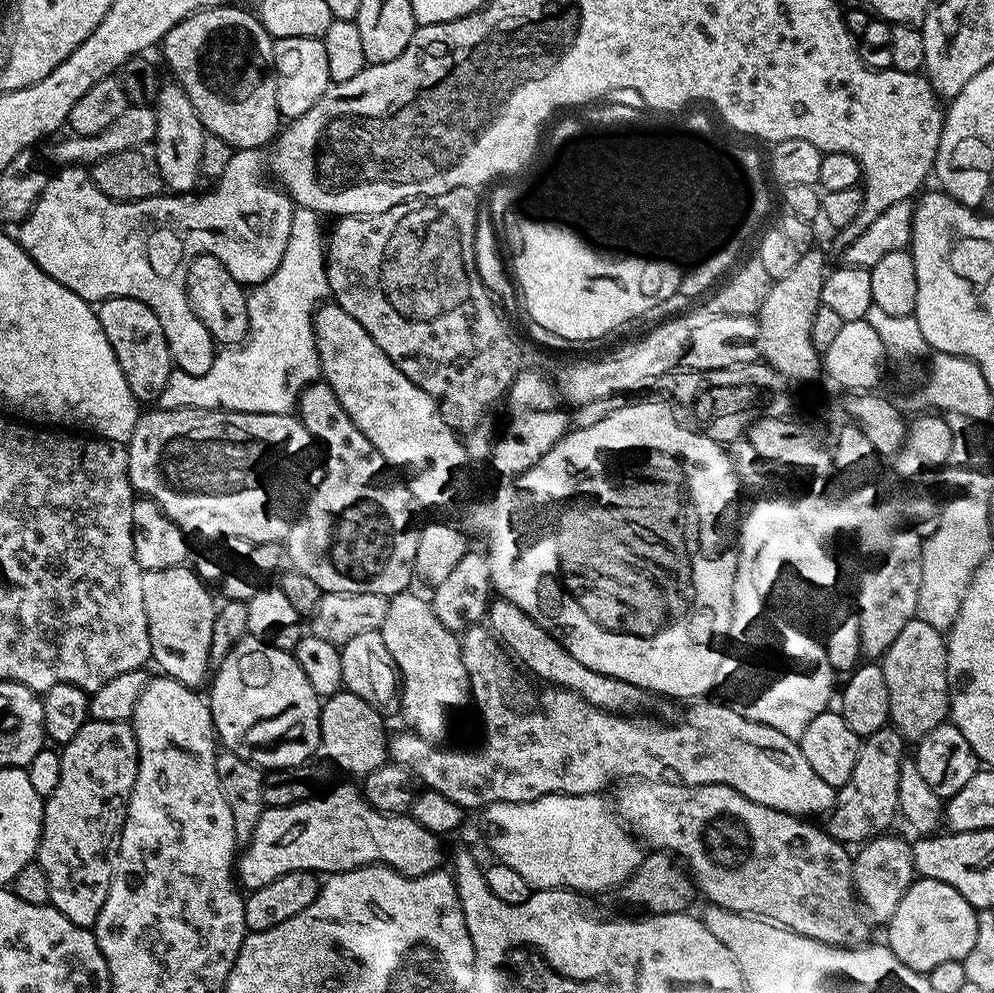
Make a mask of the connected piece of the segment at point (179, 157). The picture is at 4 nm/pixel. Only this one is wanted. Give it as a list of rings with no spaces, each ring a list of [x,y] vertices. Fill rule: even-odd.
[[[175,82],[160,84],[160,92],[154,105],[157,118],[157,132],[154,139],[158,166],[164,175],[165,185],[173,193],[188,194],[199,180],[202,180],[201,164],[203,162],[203,146],[206,133],[203,122],[198,118],[198,110],[194,110],[194,102],[184,93],[183,88]]]

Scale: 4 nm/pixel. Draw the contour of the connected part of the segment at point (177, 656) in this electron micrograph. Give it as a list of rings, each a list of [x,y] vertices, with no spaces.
[[[188,566],[145,572],[142,578],[152,660],[163,675],[174,677],[188,688],[199,689],[200,683],[210,676],[210,648],[218,604],[212,601],[208,588]]]

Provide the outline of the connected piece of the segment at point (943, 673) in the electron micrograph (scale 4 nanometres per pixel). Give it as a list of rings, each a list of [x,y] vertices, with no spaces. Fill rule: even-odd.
[[[915,619],[894,638],[882,657],[886,674],[886,690],[890,690],[890,724],[905,741],[918,742],[934,726],[950,716],[948,695],[948,645],[943,631]]]

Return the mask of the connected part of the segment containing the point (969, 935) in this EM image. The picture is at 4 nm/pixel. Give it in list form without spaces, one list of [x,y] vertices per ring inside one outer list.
[[[913,879],[912,885],[906,890],[906,894],[902,894],[898,908],[894,910],[894,914],[887,922],[888,949],[894,954],[894,958],[898,958],[898,962],[910,966],[910,970],[925,974],[934,970],[934,966],[939,966],[941,962],[964,961],[966,954],[970,954],[970,950],[978,938],[976,914],[977,909],[972,908],[970,902],[966,902],[966,898],[962,898],[962,894],[958,894],[958,890],[954,890],[954,886],[946,886],[946,882],[941,880]]]

